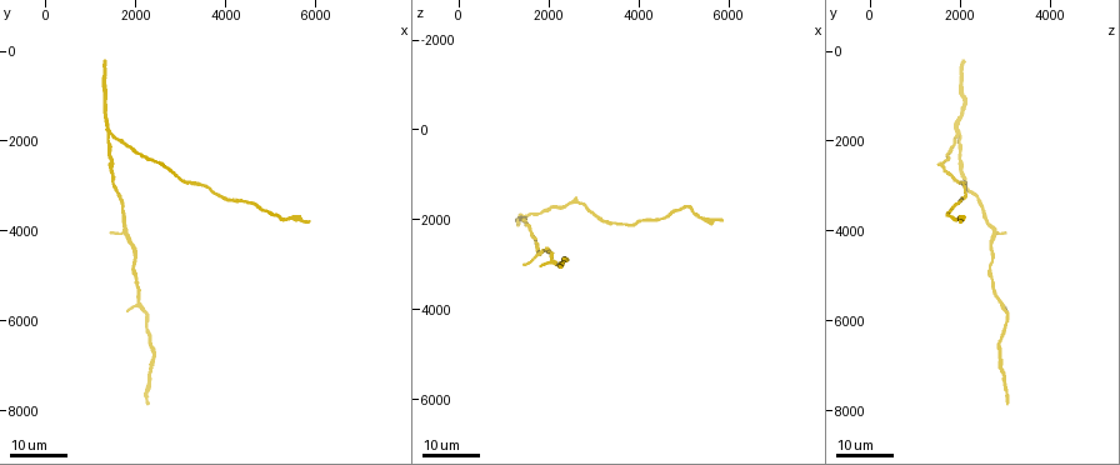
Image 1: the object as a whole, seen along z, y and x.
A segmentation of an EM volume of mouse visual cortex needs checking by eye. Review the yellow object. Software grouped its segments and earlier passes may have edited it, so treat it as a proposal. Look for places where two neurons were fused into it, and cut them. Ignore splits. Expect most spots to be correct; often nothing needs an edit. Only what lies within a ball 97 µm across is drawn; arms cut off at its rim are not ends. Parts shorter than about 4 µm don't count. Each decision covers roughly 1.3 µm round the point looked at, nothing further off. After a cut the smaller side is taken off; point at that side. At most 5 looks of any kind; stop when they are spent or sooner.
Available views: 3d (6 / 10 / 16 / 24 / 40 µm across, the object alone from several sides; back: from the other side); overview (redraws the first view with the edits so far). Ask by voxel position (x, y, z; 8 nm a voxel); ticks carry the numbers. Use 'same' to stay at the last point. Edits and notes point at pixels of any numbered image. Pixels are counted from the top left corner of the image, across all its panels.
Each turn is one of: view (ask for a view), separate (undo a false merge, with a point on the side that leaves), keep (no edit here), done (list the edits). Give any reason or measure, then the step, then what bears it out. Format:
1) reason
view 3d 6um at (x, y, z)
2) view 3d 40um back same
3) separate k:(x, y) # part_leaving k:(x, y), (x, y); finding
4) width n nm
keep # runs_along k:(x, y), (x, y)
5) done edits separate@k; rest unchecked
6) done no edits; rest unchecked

thick turns thin
view 3d 24um at (2500, 2550, 1600)

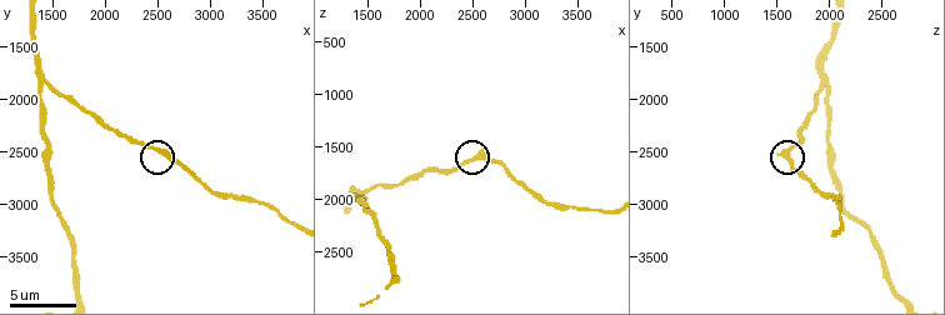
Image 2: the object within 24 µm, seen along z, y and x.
view 3d 6um at (2500, 2480, 1620)

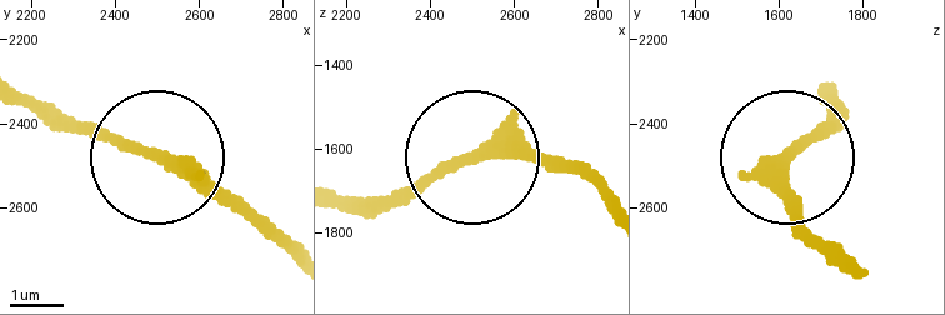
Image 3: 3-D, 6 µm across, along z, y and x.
arms 3
keep # runs_along 3:(336, 200), (378, 200), (485, 160), (574, 160); all the same neuron

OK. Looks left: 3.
three-way junction
view 3d 10um at (1480, 1860, 1940)

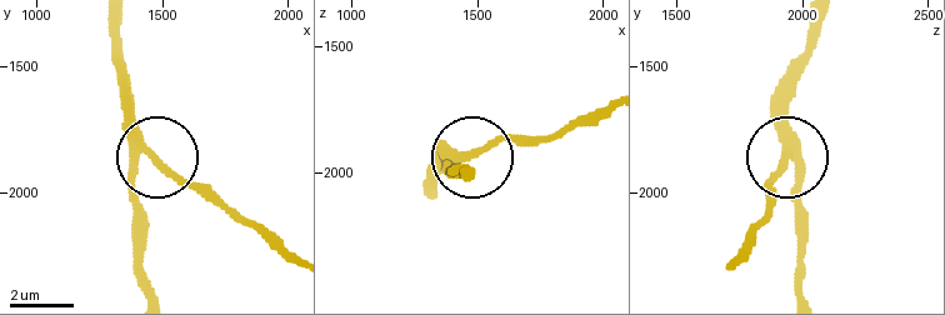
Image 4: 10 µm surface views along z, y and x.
width 260 nm
keep # runs_along 4:(800, 288), (789, 88); continuous, no second neuron

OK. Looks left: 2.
thick turns thin
view 3d 16um at (1800, 4200, 2750)

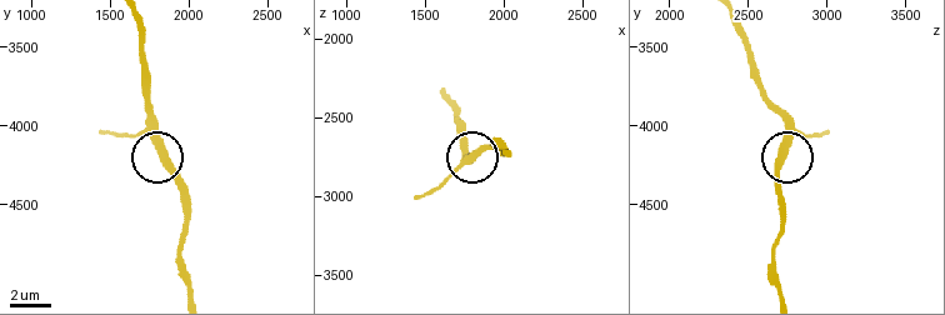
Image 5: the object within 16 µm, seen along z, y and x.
view 3d 10um at (1840, 4160, 2740)

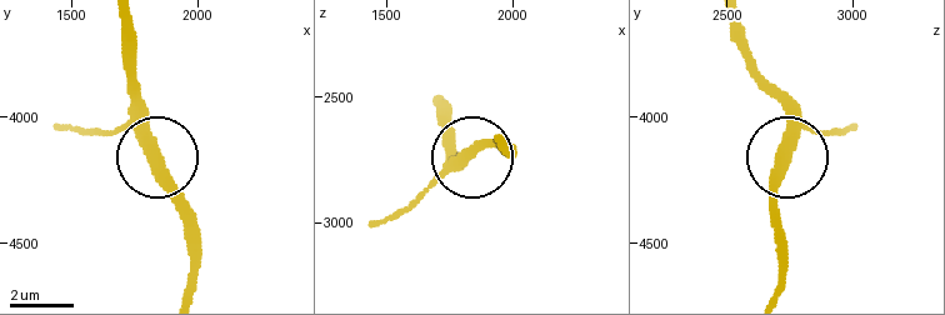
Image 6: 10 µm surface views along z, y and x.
keep # runs_along 6:(730, 21), (789, 126), (773, 229); one neuron here

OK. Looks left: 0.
done no edits; rest unchecked

